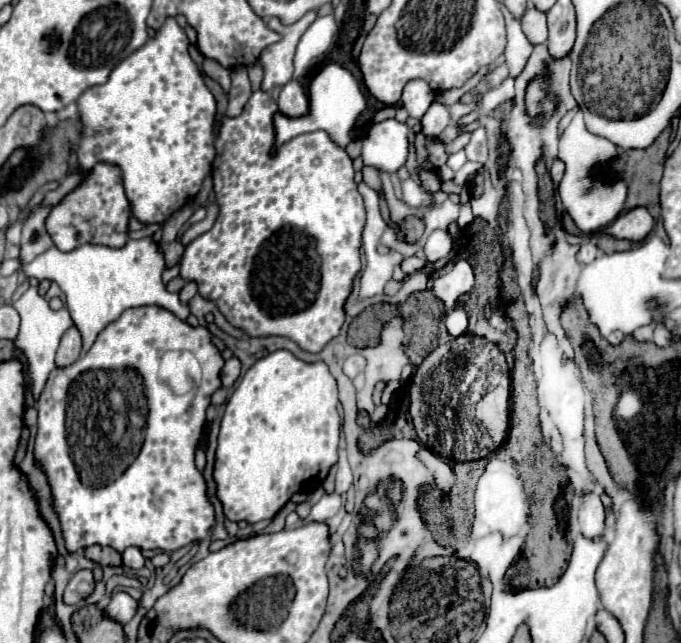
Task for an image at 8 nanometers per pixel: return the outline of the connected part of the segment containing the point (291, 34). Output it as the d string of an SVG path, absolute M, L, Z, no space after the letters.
M309 11L297 23L291 23L291 25L283 25L277 17L269 19L267 25L273 31L281 33L281 41L263 49L263 55L261 55L261 65L265 71L263 83L261 83L263 91L271 91L275 85L285 85L291 79L297 41L305 33L305 29L315 21L315 17L317 13Z

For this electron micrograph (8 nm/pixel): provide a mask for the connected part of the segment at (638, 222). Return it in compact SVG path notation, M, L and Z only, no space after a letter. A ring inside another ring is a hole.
M635 207L623 215L619 215L611 225L605 227L605 233L617 237L617 239L629 239L629 241L643 241L651 229L653 229L655 221L649 215L649 211L645 207Z

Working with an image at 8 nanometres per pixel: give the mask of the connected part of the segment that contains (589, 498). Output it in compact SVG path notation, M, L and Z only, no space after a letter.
M587 493L581 497L581 511L579 511L581 531L585 537L599 537L605 529L605 513L599 495Z

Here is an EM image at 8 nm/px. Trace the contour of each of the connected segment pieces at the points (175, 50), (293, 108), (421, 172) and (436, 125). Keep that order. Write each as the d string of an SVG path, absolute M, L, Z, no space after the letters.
M173 17L163 23L155 39L149 39L141 49L115 65L107 83L89 87L77 103L83 123L83 139L77 147L81 171L87 173L99 161L119 165L127 197L133 203L133 215L139 221L147 225L163 223L171 217L171 213L193 201L203 179L209 175L215 157L215 97L207 89L197 63L189 57L187 35Z
M289 81L279 93L279 111L287 117L301 117L309 113L309 99L299 81Z
M419 167L417 175L419 175L421 185L425 187L425 191L429 191L429 193L441 191L441 177L439 177L439 169L437 167L431 167L431 169Z
M433 101L431 107L427 109L427 113L421 119L421 127L423 127L423 135L427 137L439 137L439 133L451 123L449 111L441 101Z

